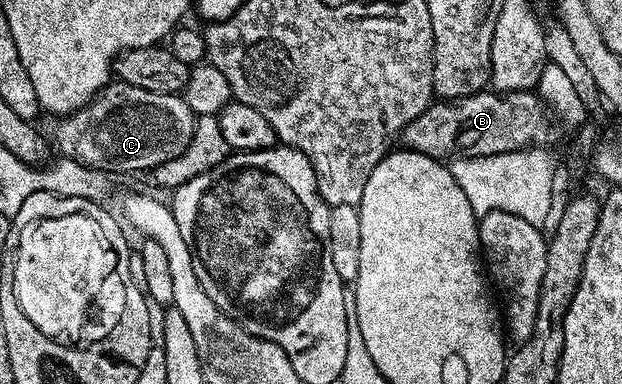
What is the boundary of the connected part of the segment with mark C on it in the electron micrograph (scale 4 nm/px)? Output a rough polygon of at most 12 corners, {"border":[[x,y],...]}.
{"border":[[109,82],[51,142],[99,171],[178,157],[197,116],[179,94]]}

